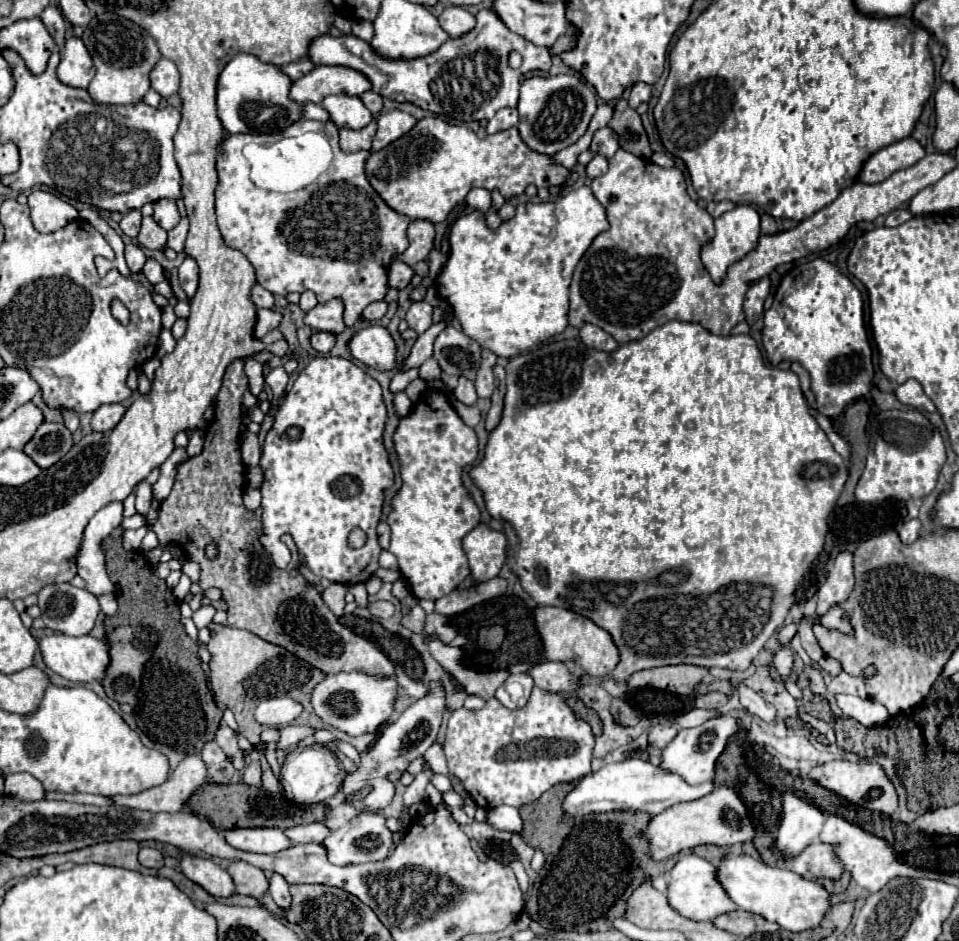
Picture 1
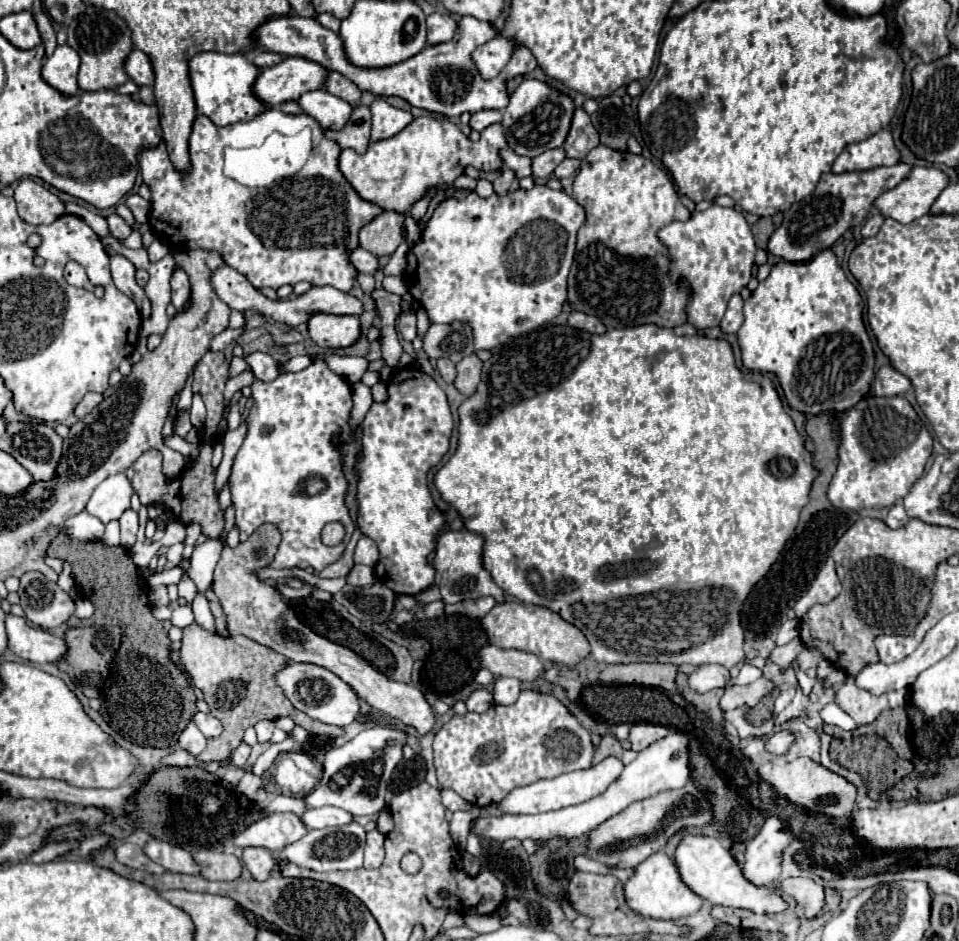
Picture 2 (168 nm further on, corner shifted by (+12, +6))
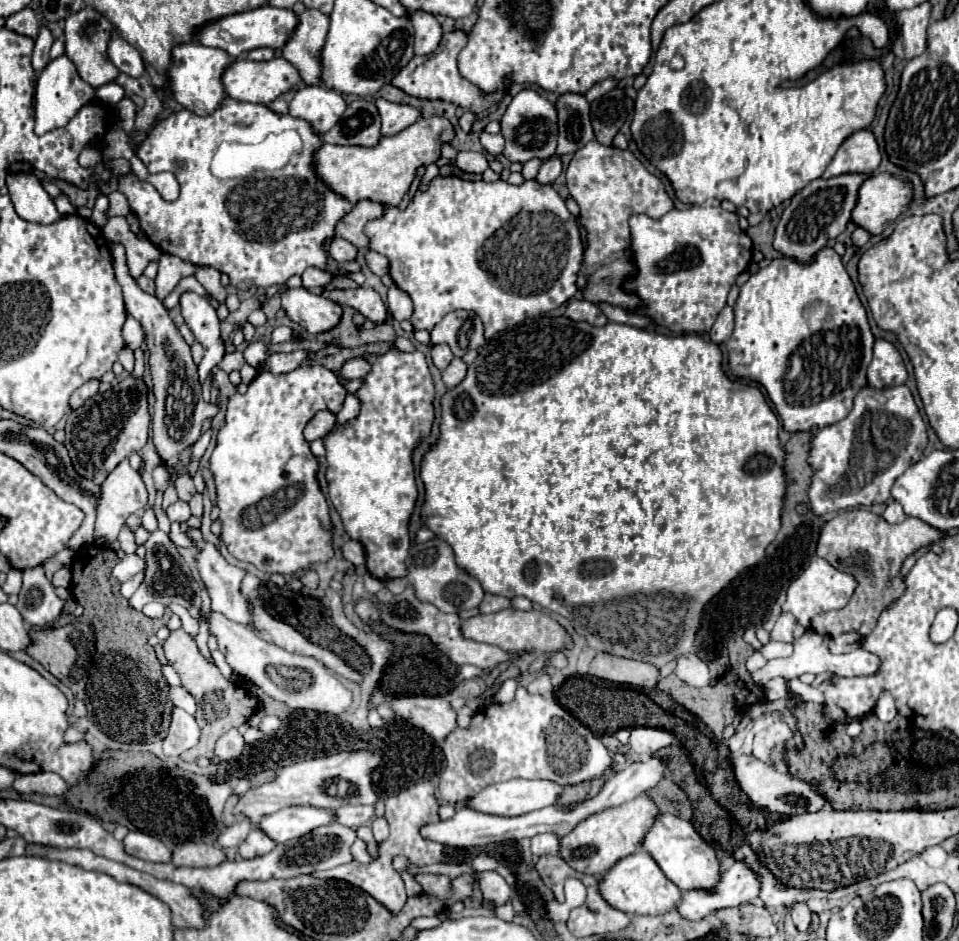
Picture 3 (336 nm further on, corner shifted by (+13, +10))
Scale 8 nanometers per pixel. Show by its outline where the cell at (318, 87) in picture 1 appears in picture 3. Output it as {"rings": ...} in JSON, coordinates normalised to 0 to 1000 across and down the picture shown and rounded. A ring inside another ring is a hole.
{"rings":[[[286,61],[284,65],[261,65],[261,63],[248,63],[236,78],[234,78],[234,92],[236,99],[246,107],[259,107],[259,109],[284,109],[286,105],[307,97],[309,88],[313,86],[311,73],[302,69],[296,61]]]}

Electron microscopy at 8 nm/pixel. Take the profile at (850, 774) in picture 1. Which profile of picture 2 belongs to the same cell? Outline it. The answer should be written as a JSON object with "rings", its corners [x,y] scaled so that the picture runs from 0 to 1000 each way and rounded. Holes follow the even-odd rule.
{"rings":[[[831,807],[831,809],[821,811],[821,813],[798,811],[789,817],[789,821],[800,834],[804,834],[804,838],[812,847],[825,851],[831,858],[837,858],[839,862],[862,866],[862,868],[883,868],[889,862],[894,838],[885,830],[881,830],[879,826],[858,817],[856,813],[852,813],[844,807]]]}

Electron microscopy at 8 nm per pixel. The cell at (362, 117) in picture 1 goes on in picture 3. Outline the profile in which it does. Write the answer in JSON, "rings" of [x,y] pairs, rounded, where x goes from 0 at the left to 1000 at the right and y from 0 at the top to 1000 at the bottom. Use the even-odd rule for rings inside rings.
{"rings":[[[338,90],[313,92],[302,107],[302,122],[319,126],[330,141],[344,139],[359,118],[361,107],[357,99],[340,95]]]}

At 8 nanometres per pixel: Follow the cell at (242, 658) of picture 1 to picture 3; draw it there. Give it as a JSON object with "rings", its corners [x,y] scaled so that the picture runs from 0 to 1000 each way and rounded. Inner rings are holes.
{"rings":[[[190,666],[179,671],[177,677],[171,681],[171,694],[173,694],[173,700],[177,702],[177,707],[184,711],[184,715],[188,717],[190,722],[190,728],[194,734],[198,734],[206,747],[206,758],[209,762],[204,762],[209,775],[211,775],[211,781],[209,781],[209,790],[198,796],[192,807],[194,809],[204,809],[206,804],[217,804],[221,807],[223,804],[223,792],[225,787],[240,775],[248,775],[252,768],[257,768],[267,756],[269,756],[269,741],[263,739],[261,734],[257,734],[254,730],[238,724],[229,711],[217,702],[200,675],[196,675]]]}

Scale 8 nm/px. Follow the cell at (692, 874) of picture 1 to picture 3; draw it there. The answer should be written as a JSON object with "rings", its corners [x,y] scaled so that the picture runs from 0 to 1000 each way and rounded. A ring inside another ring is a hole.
{"rings":[[[665,902],[661,909],[647,913],[626,936],[626,951],[640,964],[655,972],[686,972],[699,970],[711,957],[711,947],[690,928],[682,911],[672,902]]]}

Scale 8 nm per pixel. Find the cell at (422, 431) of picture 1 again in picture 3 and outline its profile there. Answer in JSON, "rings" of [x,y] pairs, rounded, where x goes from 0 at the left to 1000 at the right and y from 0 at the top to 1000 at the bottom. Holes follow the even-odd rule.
{"rings":[[[407,371],[405,375],[400,377],[382,377],[388,386],[388,394],[386,399],[380,401],[380,409],[371,416],[373,424],[375,424],[375,441],[365,447],[359,456],[346,456],[340,464],[338,464],[338,473],[340,473],[340,488],[342,488],[342,501],[340,501],[340,509],[344,513],[342,518],[342,530],[346,532],[346,537],[350,539],[350,543],[355,545],[357,554],[359,554],[359,562],[361,566],[367,571],[367,573],[373,573],[380,583],[382,583],[382,605],[386,611],[390,611],[392,615],[396,617],[407,617],[407,615],[415,615],[415,613],[423,613],[423,592],[425,592],[425,586],[428,586],[428,564],[425,564],[425,554],[428,554],[428,547],[432,545],[432,539],[434,539],[434,530],[436,530],[436,518],[434,518],[434,505],[432,505],[432,492],[430,492],[430,484],[432,479],[436,477],[436,473],[448,464],[448,458],[450,458],[450,452],[453,452],[453,422],[455,422],[455,416],[453,416],[453,403],[448,399],[448,392],[446,392],[446,386],[442,382],[442,377],[438,373],[432,373],[432,375],[419,375],[415,371]]]}

